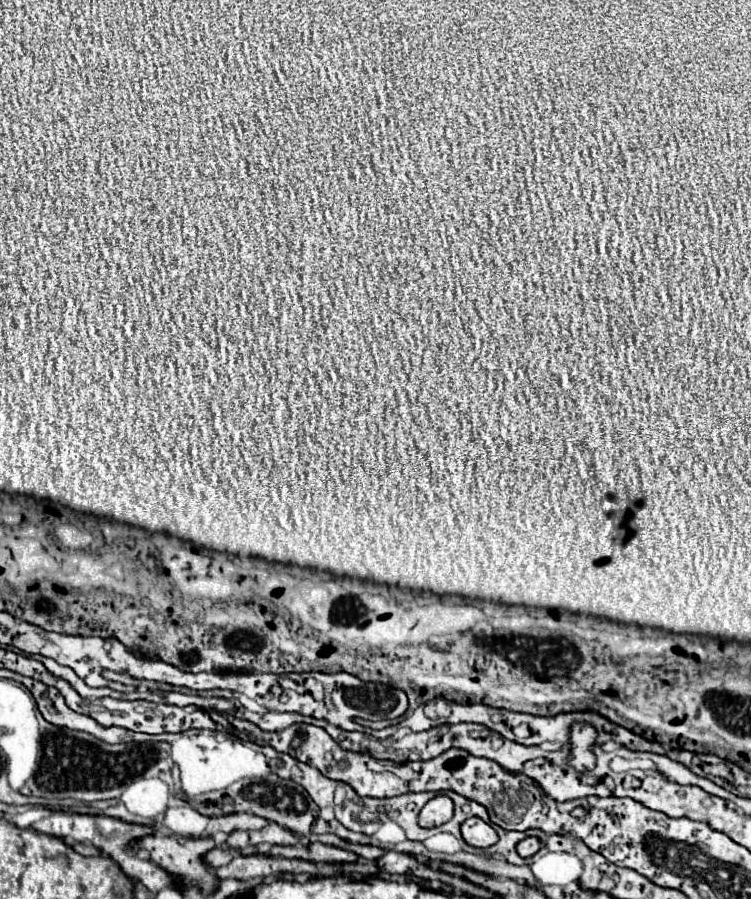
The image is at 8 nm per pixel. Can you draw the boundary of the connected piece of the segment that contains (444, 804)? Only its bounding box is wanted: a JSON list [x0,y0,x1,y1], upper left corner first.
[420,794,454,828]

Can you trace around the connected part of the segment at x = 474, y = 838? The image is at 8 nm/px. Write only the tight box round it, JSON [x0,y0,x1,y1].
[462,818,498,848]

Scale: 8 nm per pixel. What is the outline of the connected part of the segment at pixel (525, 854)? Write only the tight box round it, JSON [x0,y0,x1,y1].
[516,836,540,858]

